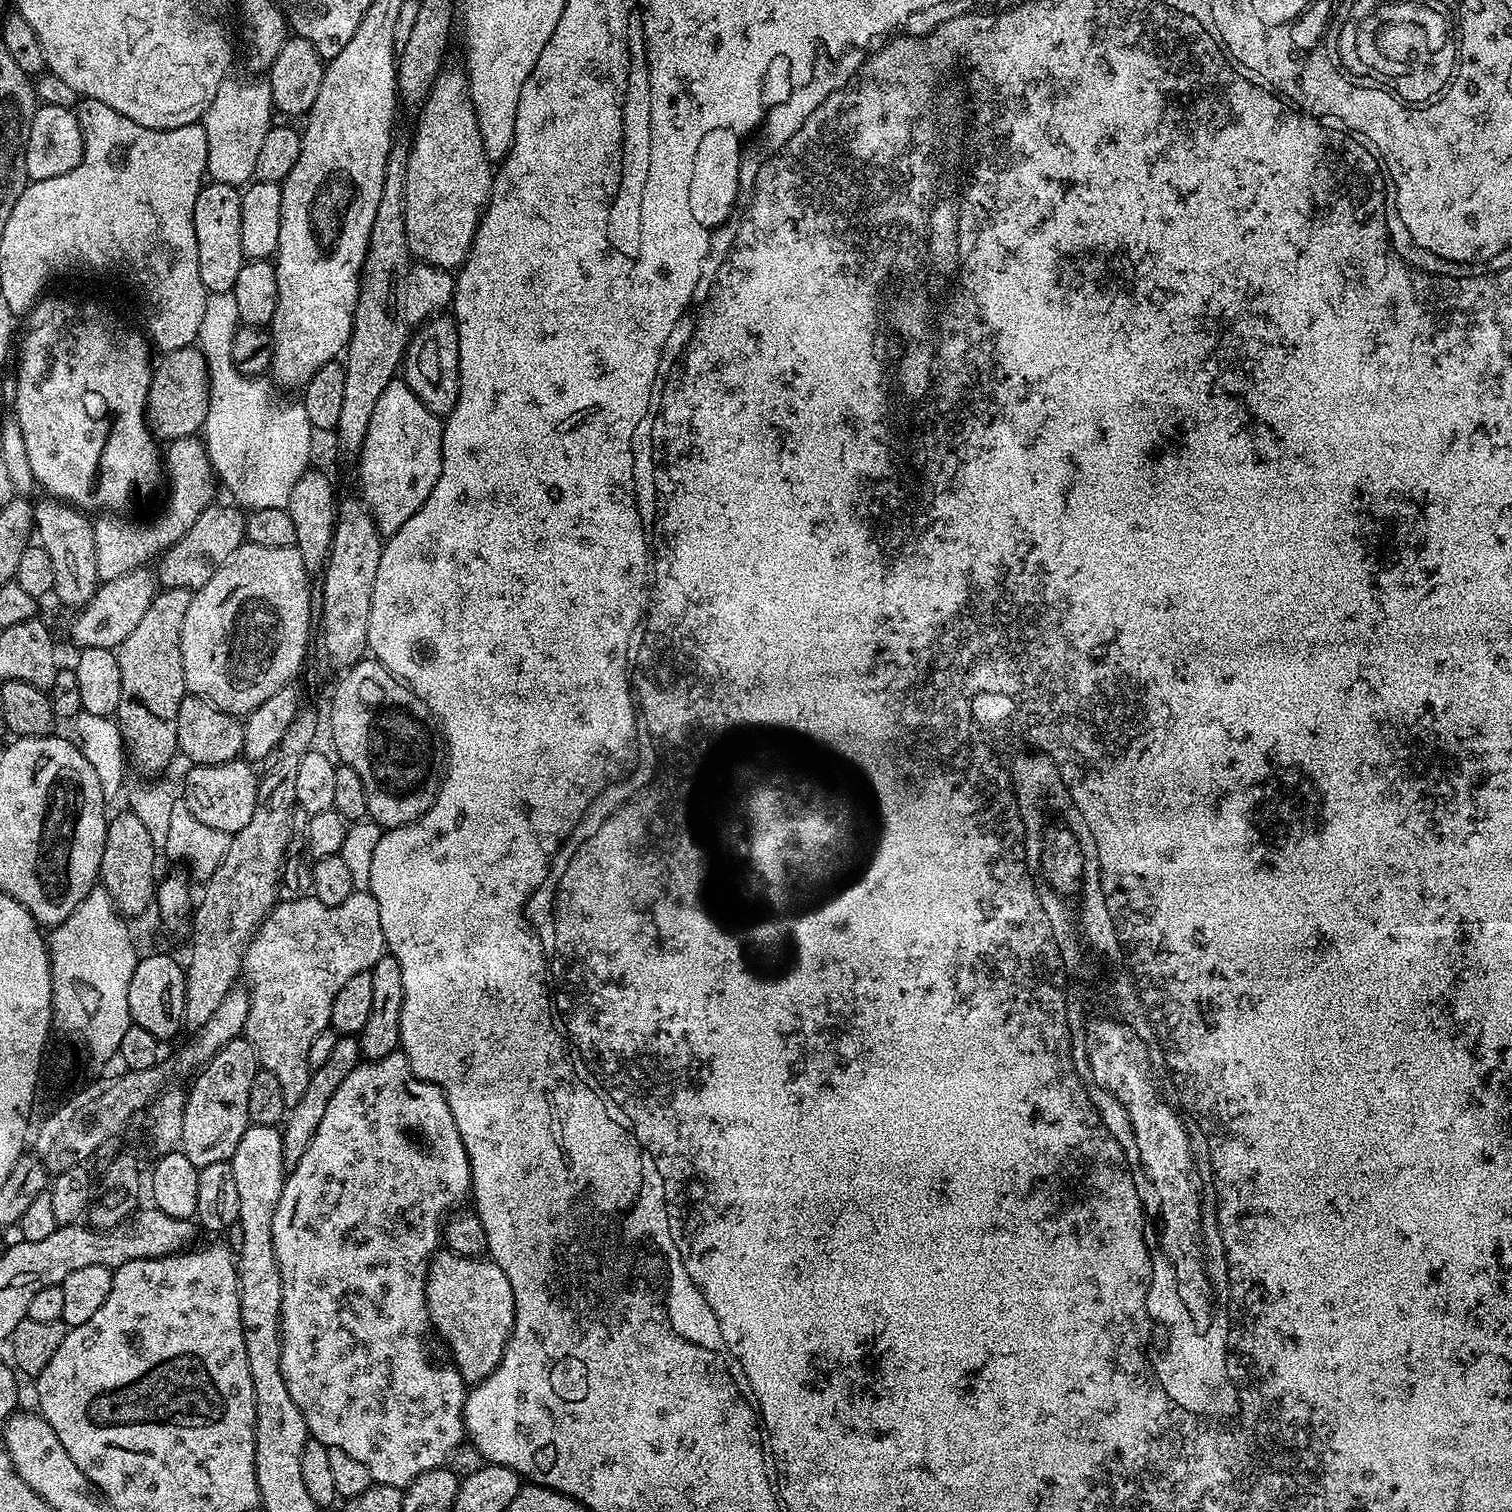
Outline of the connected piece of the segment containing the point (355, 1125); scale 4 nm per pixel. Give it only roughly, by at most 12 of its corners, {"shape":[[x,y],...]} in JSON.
{"shape":[[403,1051],[274,1210],[309,1437],[403,1490],[465,1443],[428,1261],[472,1175]]}

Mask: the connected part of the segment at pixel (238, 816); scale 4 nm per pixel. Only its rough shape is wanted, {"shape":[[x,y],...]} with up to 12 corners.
{"shape":[[237,758],[184,776],[191,814],[234,834],[250,822],[258,772]]}

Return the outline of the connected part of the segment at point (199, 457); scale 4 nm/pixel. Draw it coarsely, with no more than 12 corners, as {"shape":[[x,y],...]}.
{"shape":[[196,436],[166,448],[168,505],[153,524],[95,517],[101,581],[159,561],[218,489]]}

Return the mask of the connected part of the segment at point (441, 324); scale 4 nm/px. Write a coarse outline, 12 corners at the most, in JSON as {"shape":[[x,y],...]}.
{"shape":[[432,316],[411,333],[402,379],[446,418],[458,402],[458,330]]}

